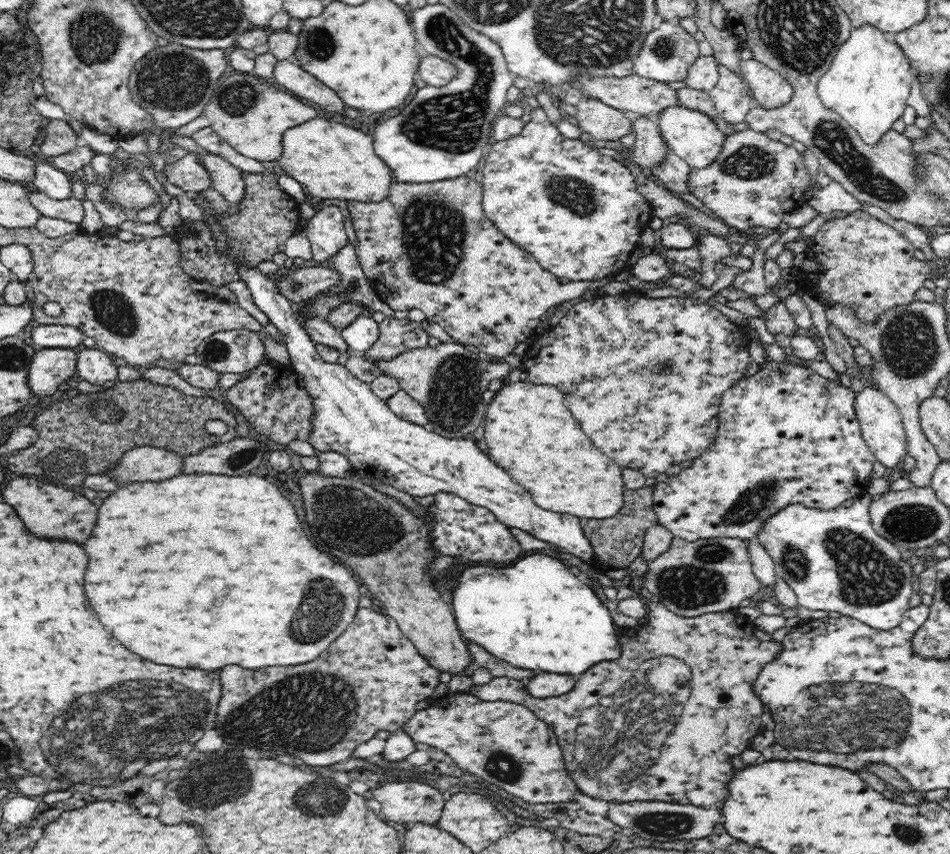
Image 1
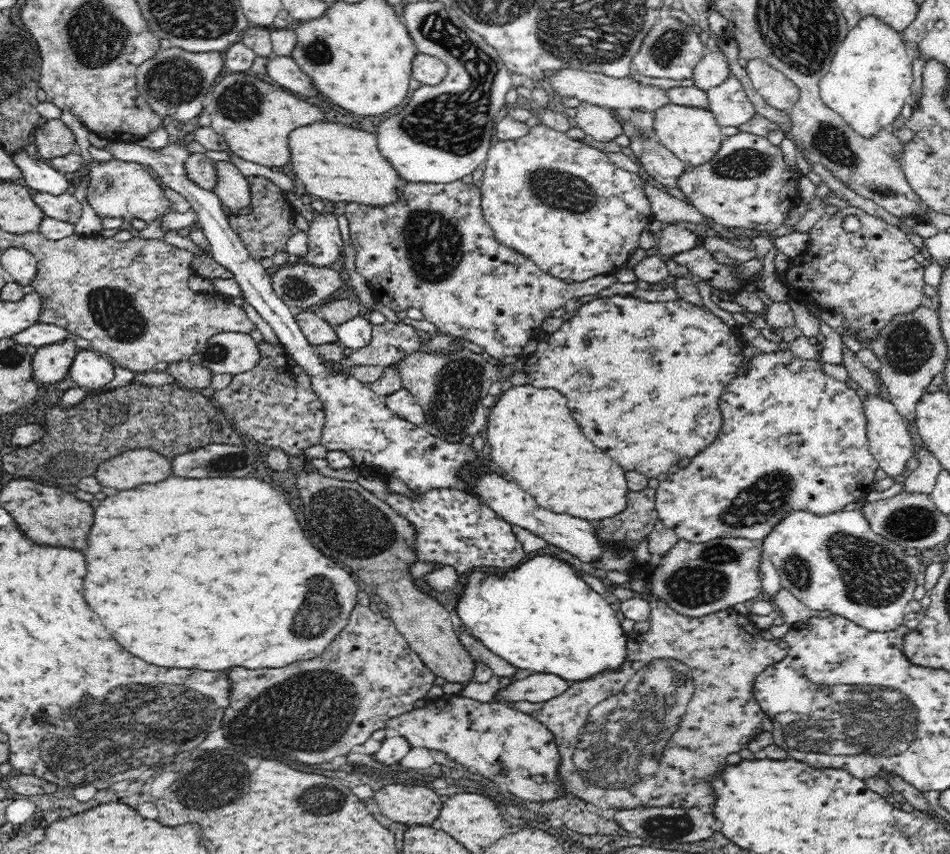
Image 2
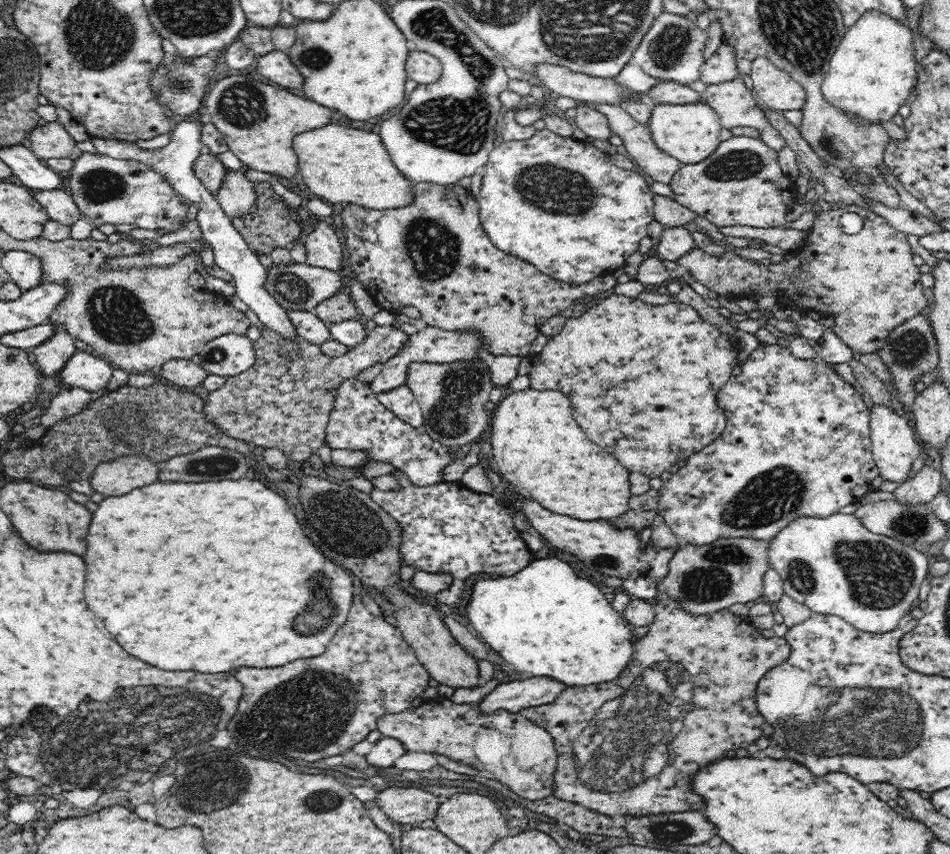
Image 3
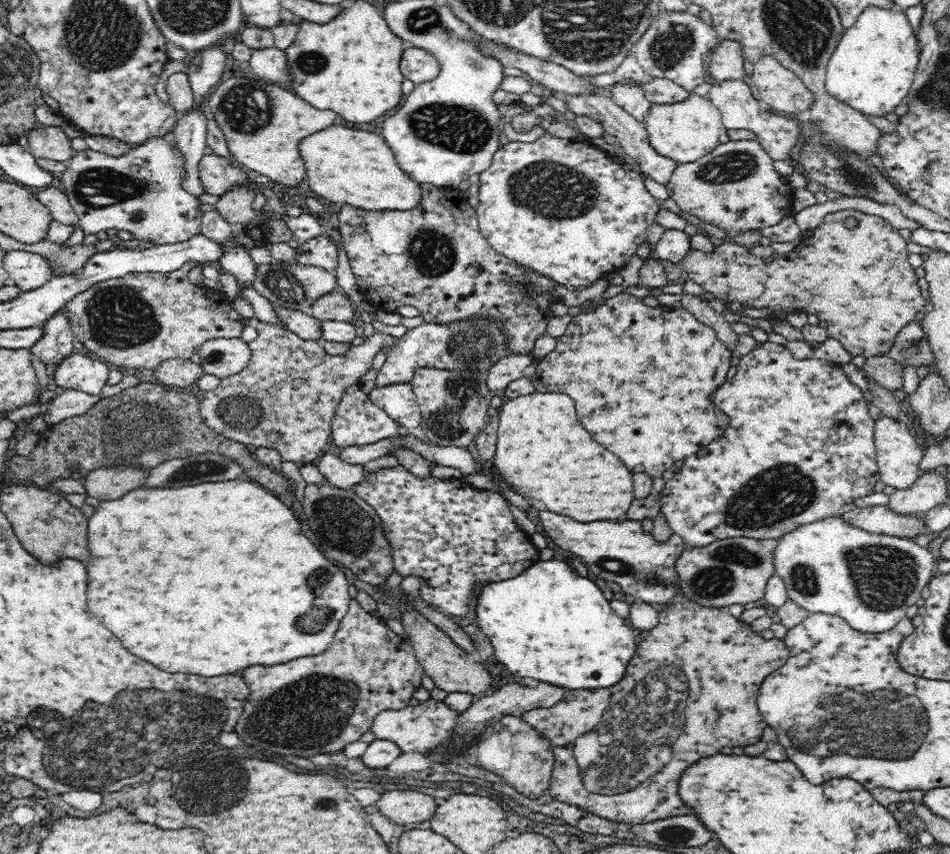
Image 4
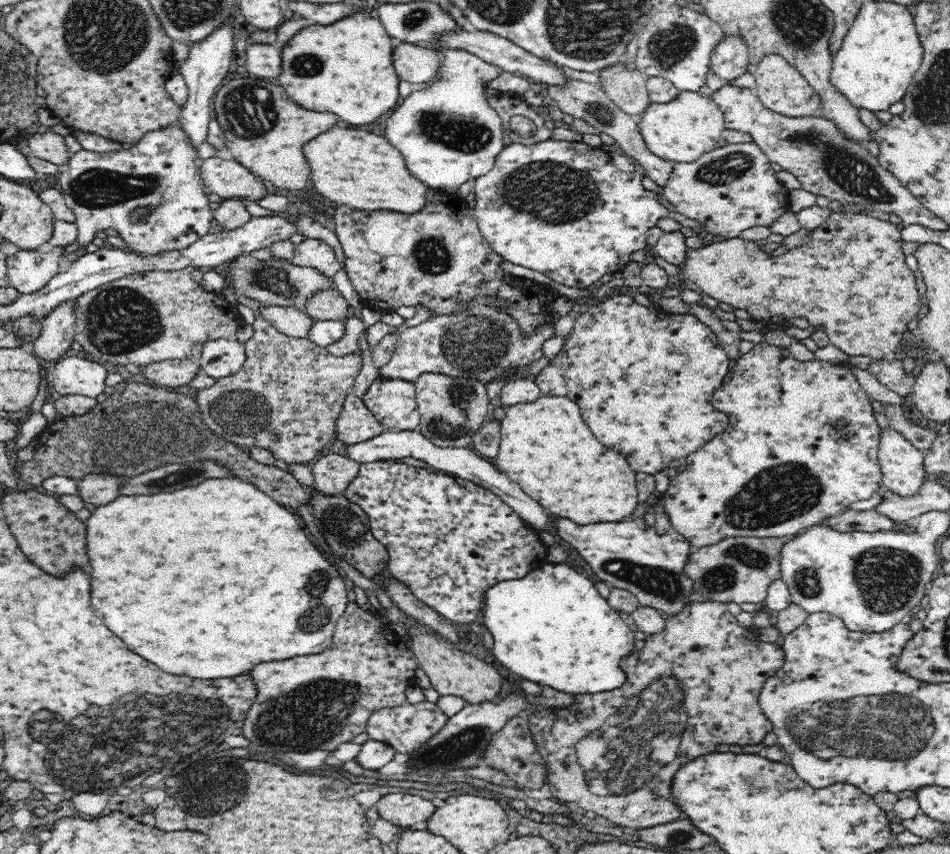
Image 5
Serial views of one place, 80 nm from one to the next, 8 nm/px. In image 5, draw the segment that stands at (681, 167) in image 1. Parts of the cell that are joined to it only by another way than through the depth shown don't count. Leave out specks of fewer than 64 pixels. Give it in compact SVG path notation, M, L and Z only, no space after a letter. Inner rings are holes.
M566 76L564 84L548 84L547 95L554 100L555 108L562 114L569 114L574 119L583 120L595 126L604 134L614 138L615 144L628 155L642 164L645 174L650 177L657 186L666 186L667 180L672 172L674 162L656 157L644 144L644 139L638 130L637 119L622 111L620 107L610 100L610 97L602 91L598 84L574 80Z

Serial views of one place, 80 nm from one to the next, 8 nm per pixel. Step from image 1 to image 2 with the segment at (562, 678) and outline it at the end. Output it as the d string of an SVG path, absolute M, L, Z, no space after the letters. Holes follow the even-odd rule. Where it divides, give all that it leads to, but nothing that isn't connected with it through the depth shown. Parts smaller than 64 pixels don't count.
M531 673L528 677L513 680L500 688L492 701L513 706L520 701L530 701L530 703L541 703L562 694L568 686L568 681L551 674Z

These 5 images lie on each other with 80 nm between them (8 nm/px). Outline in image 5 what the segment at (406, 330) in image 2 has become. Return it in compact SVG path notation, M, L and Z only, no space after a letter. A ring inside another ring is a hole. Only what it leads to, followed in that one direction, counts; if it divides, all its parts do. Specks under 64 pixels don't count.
M257 318L252 326L253 336L244 344L246 359L241 370L237 374L217 379L212 387L200 389L197 393L195 400L204 423L217 435L234 444L270 451L274 460L284 460L289 465L308 464L337 432L336 422L360 372L361 354L344 357L332 355L308 338L294 338L279 333L262 318Z

